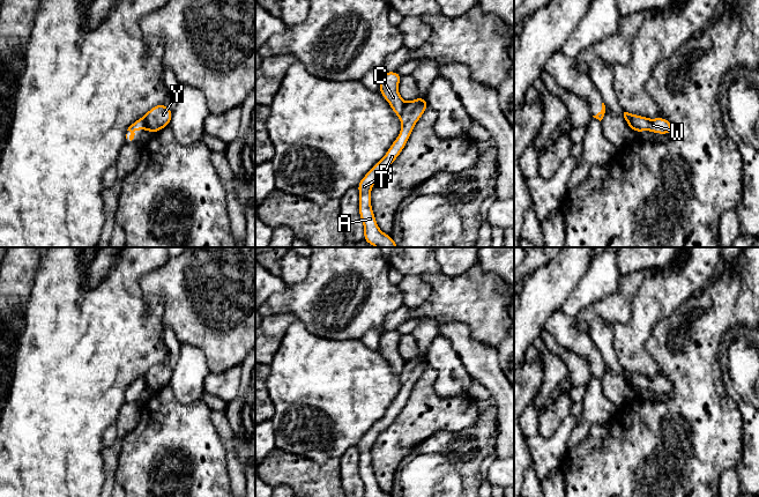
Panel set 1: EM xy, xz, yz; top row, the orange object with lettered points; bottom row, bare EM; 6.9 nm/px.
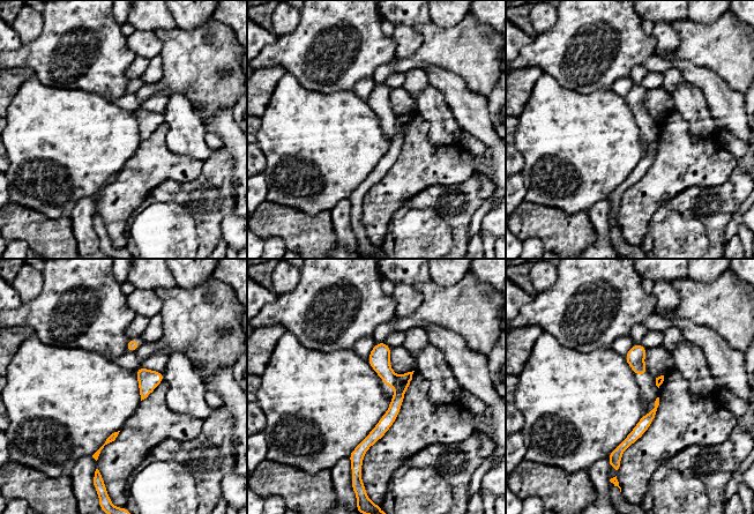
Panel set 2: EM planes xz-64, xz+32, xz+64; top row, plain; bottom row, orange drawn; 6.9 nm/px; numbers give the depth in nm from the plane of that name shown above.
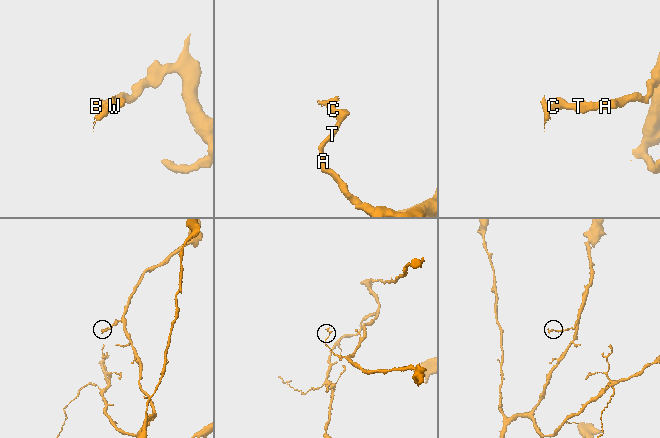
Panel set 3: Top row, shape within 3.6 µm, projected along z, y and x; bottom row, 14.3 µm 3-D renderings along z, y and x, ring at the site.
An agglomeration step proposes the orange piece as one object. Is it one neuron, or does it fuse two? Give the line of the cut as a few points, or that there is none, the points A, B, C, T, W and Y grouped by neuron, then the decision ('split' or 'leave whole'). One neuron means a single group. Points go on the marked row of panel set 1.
xz (406, 103), (399, 116) | A B T W Y / C | split

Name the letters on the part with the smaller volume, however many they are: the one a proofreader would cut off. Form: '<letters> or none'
C

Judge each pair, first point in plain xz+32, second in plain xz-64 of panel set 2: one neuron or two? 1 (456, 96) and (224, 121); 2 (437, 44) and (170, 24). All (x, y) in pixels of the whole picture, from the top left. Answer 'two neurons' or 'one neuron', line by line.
1: one neuron
2: two neurons

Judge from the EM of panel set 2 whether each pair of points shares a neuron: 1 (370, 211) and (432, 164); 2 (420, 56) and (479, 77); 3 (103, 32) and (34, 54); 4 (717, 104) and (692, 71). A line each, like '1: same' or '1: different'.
1: same
2: same
3: same
4: same

